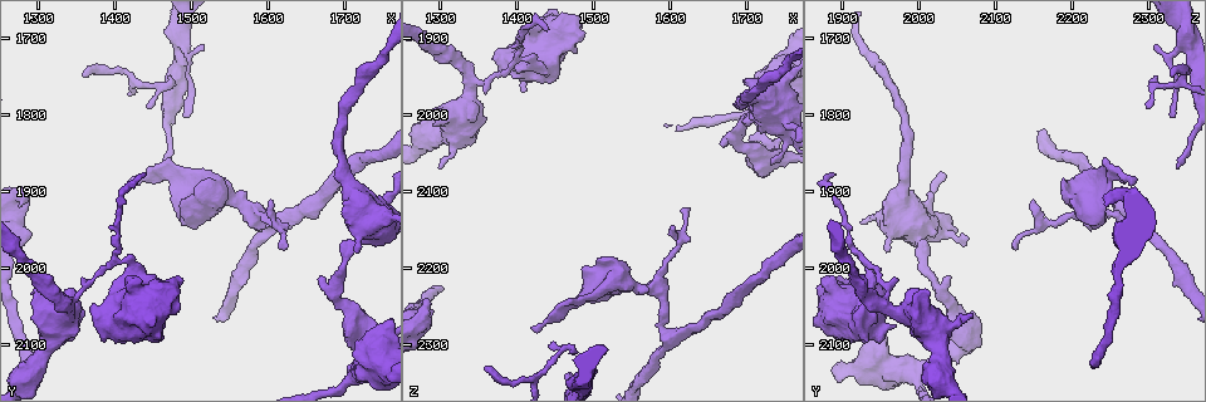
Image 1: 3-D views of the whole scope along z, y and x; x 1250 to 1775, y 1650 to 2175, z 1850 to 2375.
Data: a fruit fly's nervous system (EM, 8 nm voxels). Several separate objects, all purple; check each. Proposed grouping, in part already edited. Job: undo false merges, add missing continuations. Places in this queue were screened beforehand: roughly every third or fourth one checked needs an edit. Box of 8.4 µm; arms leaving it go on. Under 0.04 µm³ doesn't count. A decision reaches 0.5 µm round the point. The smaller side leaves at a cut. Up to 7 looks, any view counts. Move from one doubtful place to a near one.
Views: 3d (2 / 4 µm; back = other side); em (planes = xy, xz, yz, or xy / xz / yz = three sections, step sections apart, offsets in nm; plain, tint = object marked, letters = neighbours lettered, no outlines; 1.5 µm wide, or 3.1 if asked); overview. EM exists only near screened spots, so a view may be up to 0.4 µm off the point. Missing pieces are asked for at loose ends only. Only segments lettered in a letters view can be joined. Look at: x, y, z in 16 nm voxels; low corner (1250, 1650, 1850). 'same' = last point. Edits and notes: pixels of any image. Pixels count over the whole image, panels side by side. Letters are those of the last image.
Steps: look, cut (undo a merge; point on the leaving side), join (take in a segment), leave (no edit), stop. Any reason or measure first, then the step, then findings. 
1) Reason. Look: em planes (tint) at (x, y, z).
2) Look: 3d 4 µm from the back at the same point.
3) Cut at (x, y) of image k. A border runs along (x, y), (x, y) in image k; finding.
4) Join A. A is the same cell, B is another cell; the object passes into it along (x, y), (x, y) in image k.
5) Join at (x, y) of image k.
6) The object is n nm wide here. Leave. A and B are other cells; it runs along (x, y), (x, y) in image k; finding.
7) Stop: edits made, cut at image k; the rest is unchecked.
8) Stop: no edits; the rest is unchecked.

Free end. Look: 3d 2 µm at (1625, 1970, 2125).

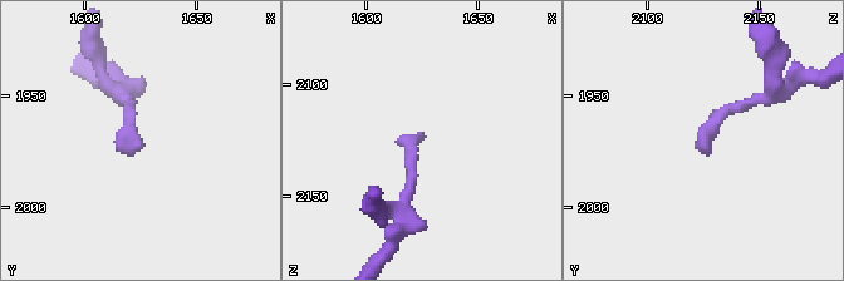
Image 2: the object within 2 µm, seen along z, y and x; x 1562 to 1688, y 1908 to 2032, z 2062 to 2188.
Shape alone is not enough. Look: em planes (letters) at (1628, 1973, 2122).

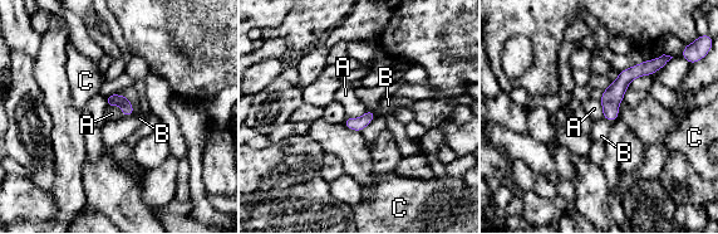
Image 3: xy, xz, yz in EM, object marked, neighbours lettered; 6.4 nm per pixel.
Leave. A, B and C are other cells; none of them fits.

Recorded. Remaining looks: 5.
Thick turns thin. Look: 3d 4 µm at (1715, 1965, 2005).

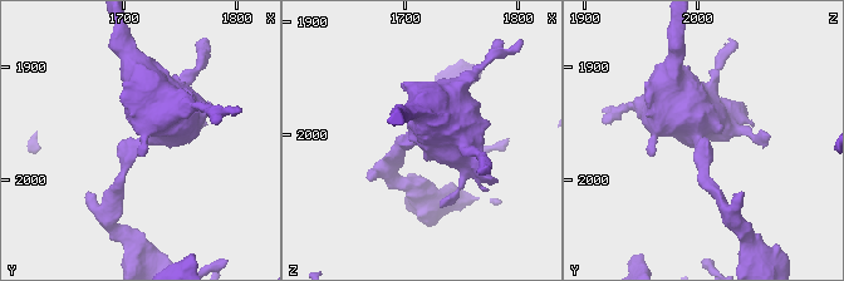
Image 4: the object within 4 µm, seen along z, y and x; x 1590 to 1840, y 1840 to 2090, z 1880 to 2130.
Look: em xy step 8 (tint) at (1716, 1966, 2002).

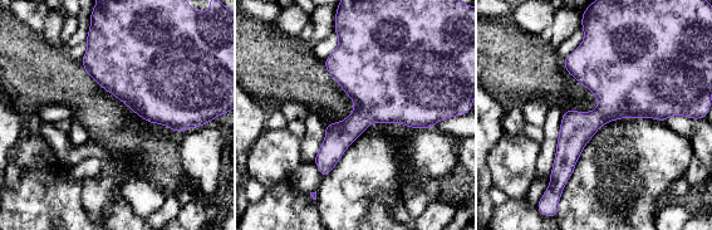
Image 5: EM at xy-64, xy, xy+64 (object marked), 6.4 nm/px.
See the neighbours. Look: em xy step 8 (letters) at the same point.

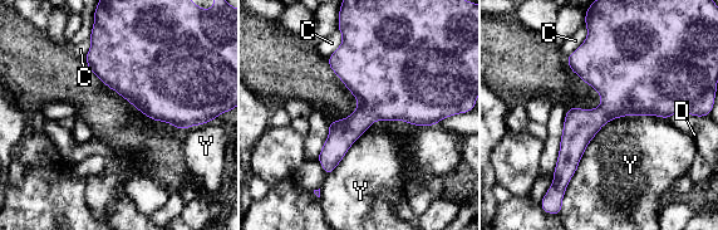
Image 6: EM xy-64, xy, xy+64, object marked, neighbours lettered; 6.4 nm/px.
The object is 20 nm wide here. Leave. C, D and Y are other cells; a border runs along (667, 120), (611, 118), (565, 190) in image 6; all the same neuron.

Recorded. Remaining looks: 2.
Look: em yz step 4 (letters) at (1300, 2130, 2230).

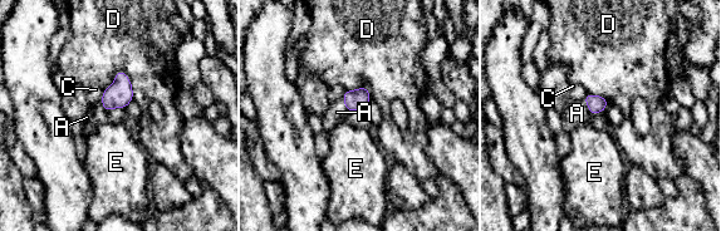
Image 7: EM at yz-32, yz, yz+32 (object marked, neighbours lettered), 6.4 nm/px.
Join A. A is the same cell, C, D and E are other cells; the object passes into it along (597, 104), (588, 107), (577, 113) in image 7; the neuron continues.

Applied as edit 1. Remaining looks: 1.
Stop: edits made, join at image 7; the rest is unchecked.

